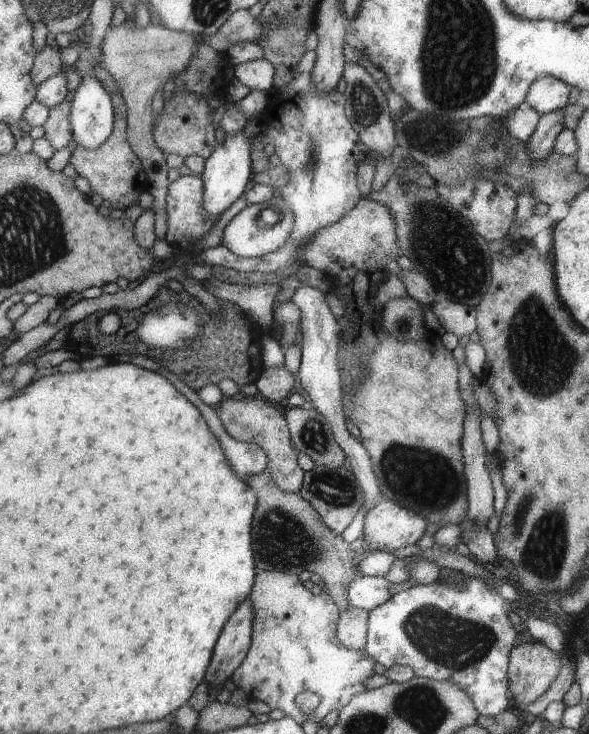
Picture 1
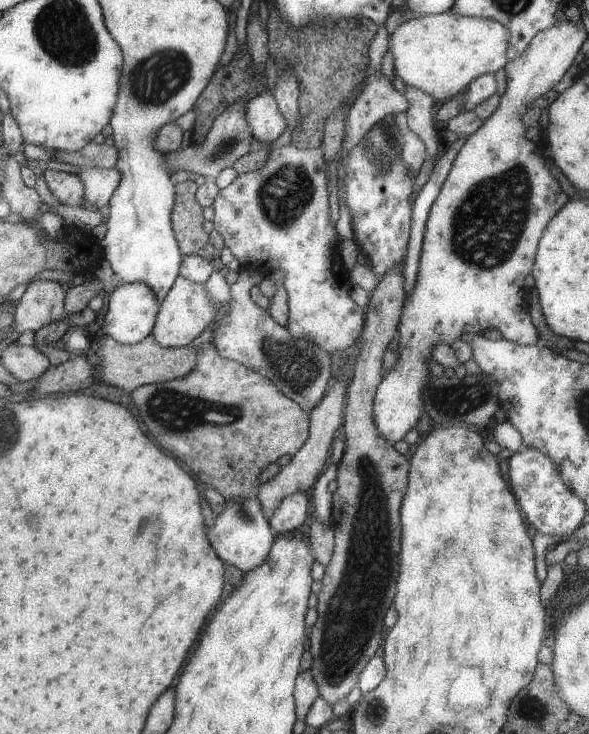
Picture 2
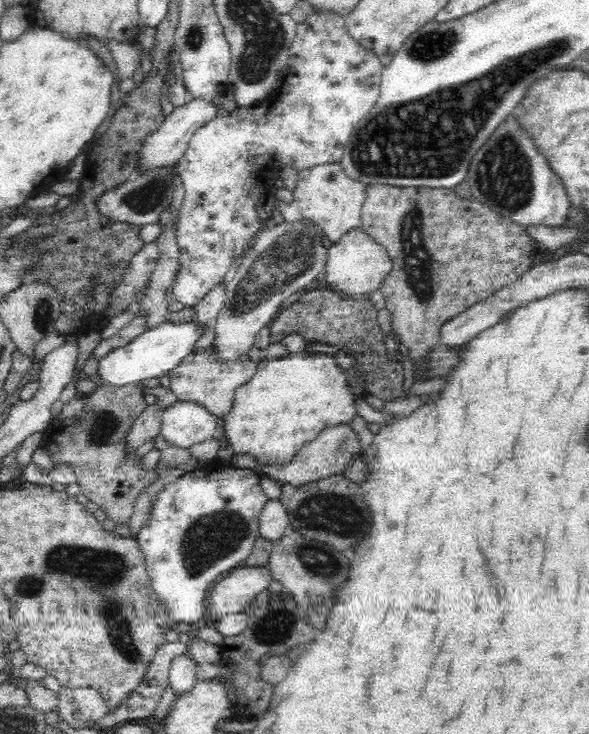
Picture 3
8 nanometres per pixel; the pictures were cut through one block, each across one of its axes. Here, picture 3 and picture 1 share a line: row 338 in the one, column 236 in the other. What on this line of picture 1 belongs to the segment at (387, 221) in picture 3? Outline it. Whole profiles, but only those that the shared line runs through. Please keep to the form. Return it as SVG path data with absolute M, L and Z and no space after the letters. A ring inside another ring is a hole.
M240 395L236 398L223 398L216 408L224 428L233 439L257 444L266 450L266 454L268 454L267 469L280 492L298 494L303 490L307 472L298 466L298 458L296 458L298 450L294 450L294 446L290 444L288 426L286 426L286 420L284 420L282 412L278 410L278 406L274 408L272 402L265 400L260 395Z

